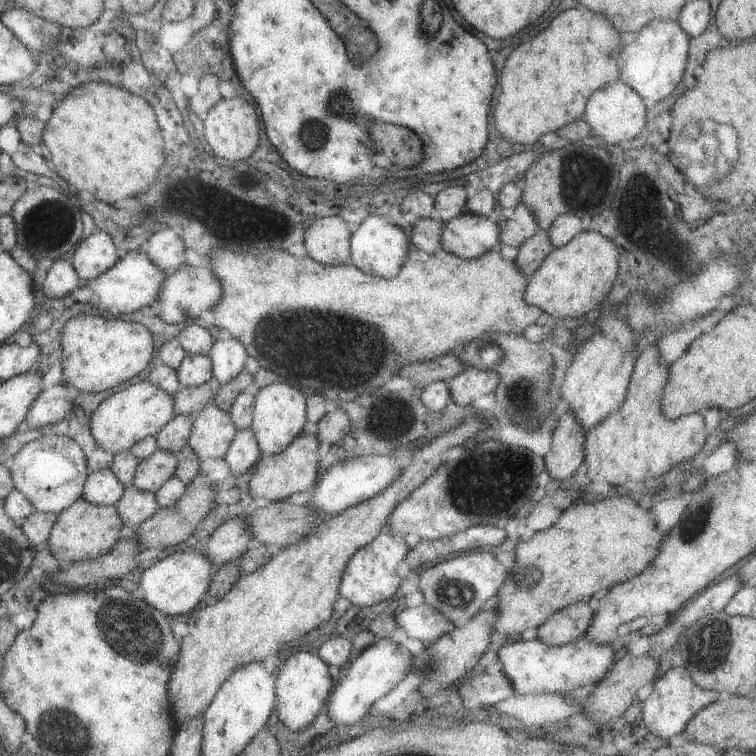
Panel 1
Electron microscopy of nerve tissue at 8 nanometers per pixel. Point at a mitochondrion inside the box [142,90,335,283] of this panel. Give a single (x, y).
(277, 236)

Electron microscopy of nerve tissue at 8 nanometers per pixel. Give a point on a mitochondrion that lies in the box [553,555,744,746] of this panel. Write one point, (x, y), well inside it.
(713, 639)

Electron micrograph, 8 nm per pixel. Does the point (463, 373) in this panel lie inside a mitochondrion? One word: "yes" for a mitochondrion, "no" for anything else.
no

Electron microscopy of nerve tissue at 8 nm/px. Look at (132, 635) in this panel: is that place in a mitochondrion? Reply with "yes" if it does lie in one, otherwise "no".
yes

